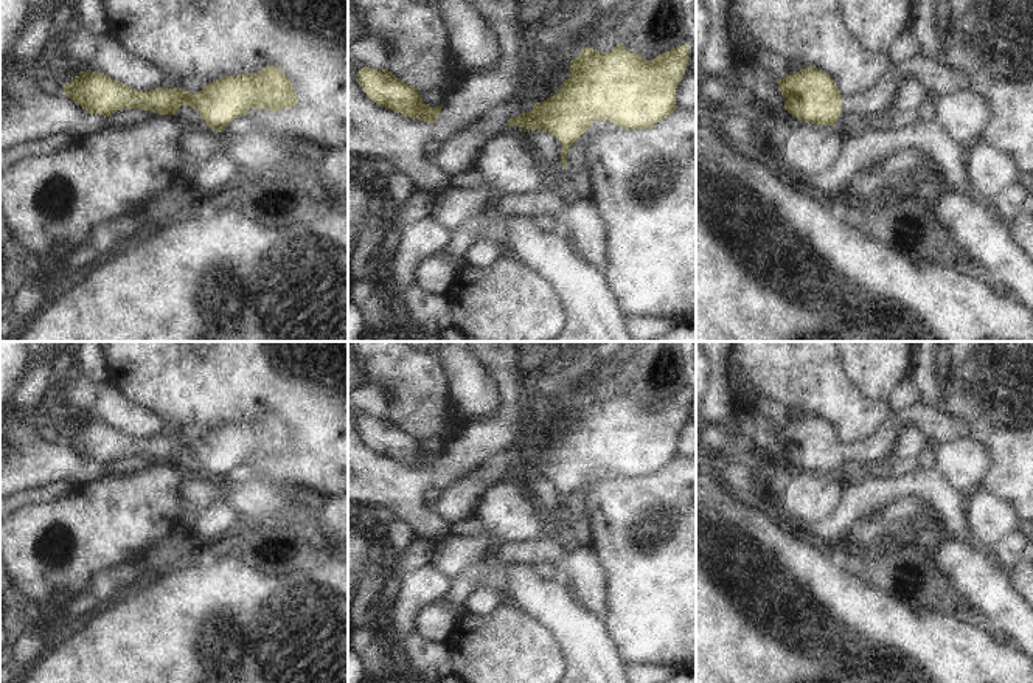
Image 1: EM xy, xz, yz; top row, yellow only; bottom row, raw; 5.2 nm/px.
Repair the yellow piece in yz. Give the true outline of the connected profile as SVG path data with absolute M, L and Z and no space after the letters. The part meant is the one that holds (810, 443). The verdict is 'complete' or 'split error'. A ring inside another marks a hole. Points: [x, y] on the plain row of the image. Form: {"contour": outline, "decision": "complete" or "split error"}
{"contour": "M921 402L892 411L881 428L867 439L842 442L826 421L811 413L778 427L778 438L784 446L784 458L797 467L836 473L840 464L851 463L884 467L907 427L916 427L938 442L969 438L969 428L960 418Z", "decision": "split error"}

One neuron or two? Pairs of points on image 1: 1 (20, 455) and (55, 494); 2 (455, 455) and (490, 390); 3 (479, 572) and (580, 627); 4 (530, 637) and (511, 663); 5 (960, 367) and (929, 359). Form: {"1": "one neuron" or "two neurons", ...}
{"1": "two neurons", "2": "two neurons", "3": "one neuron", "4": "one neuron", "5": "two neurons"}

